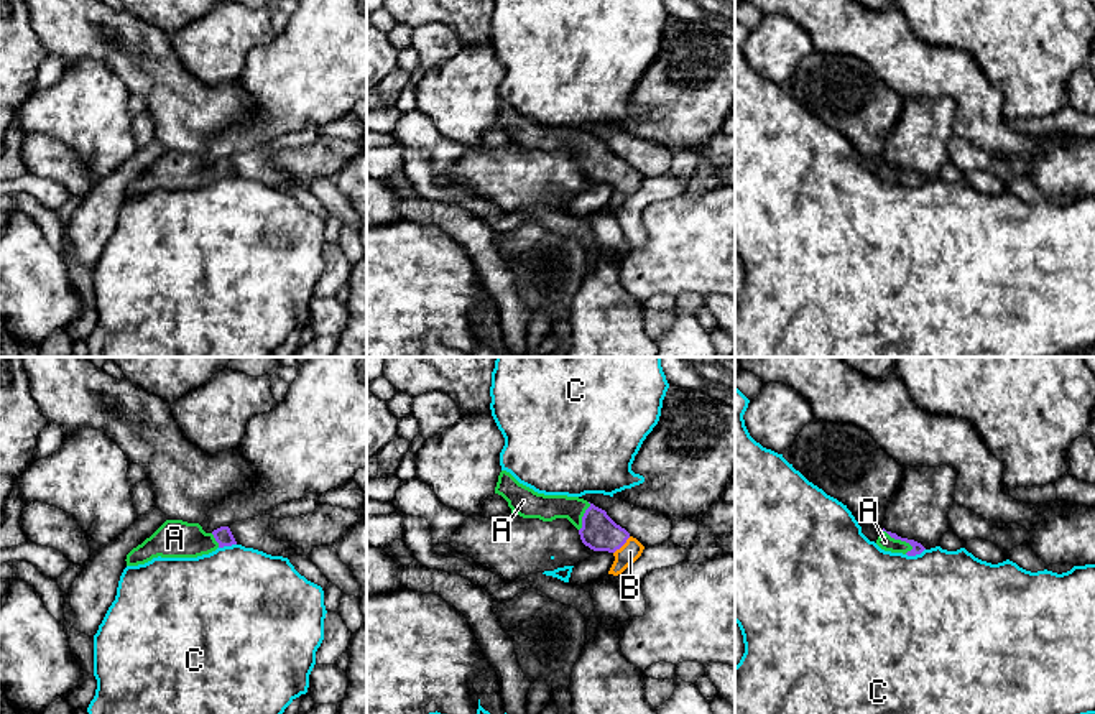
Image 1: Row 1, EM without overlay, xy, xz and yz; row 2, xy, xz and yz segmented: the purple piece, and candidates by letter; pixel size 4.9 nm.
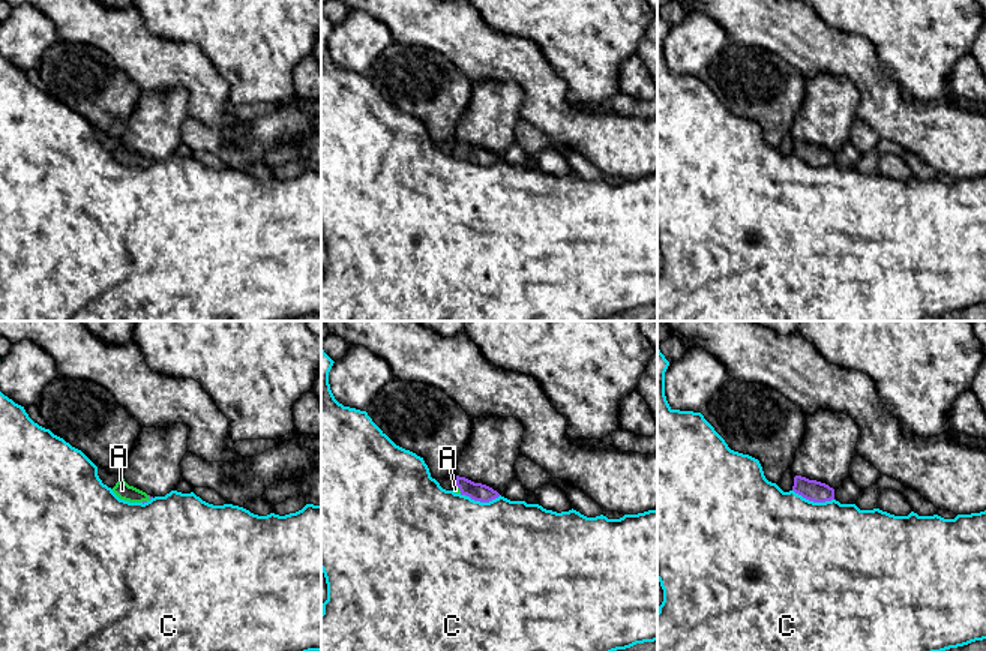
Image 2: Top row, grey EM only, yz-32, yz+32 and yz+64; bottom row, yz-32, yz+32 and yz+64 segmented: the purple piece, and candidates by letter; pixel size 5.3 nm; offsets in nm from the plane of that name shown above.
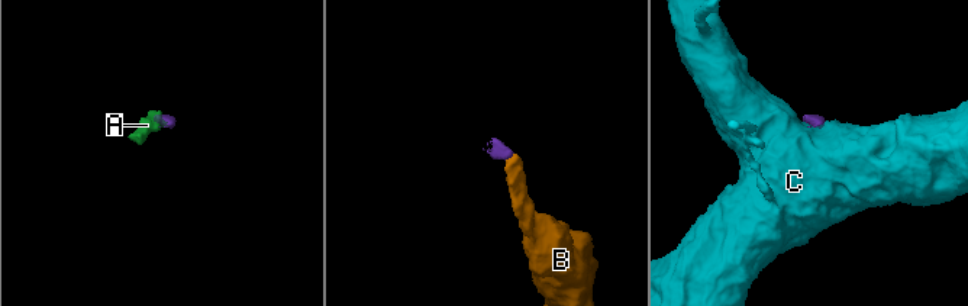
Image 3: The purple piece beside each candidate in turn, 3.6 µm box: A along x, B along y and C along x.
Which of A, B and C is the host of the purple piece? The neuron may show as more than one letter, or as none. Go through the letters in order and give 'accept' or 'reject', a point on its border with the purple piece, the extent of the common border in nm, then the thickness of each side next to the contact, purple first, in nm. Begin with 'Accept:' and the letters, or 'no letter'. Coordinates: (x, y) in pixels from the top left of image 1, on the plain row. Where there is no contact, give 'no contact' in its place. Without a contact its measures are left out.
Accept: A, B
A: accept; contact yz (898, 170); length 180 nm; calibres 60 and 80 nm
B: accept; contact xz (622, 176); length 120 nm; calibres 180 and 100 nm
C: reject; contact yz (914, 186); length 100 nm; calibres 60 and 500 nm

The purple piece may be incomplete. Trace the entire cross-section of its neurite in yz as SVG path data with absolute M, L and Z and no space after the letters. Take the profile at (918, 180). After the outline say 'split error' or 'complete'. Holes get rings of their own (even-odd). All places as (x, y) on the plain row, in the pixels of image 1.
M881 163L881 166L876 171L876 176L885 183L903 184L908 188L921 186L926 181L921 174L901 169L891 163Z | split error

